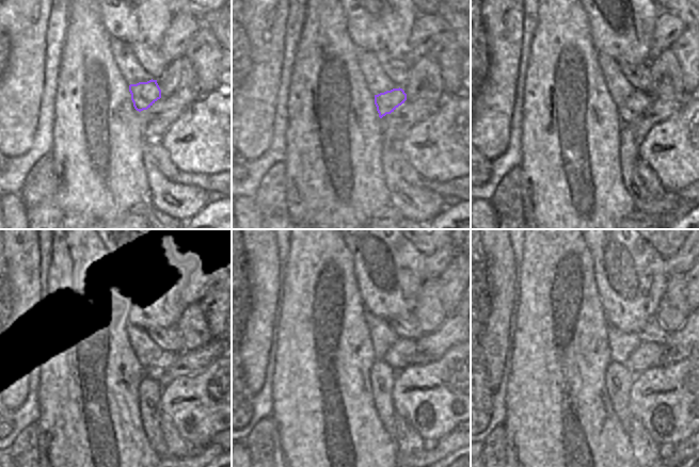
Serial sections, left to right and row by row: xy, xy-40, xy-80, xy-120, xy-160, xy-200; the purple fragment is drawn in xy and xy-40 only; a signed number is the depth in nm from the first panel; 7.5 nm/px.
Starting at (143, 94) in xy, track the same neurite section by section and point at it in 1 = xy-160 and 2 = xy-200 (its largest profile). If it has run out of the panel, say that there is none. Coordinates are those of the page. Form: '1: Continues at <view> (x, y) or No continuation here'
1: Continues at xy-160 (399, 355)
2: Continues at xy-200 (648, 354).

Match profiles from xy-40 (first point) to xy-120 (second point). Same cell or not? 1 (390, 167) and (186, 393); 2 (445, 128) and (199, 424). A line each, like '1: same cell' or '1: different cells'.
1: different cells
2: same cell

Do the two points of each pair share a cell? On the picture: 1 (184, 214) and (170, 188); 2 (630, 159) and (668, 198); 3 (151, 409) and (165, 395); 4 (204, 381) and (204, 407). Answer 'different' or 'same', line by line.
1: same
2: same
3: different
4: same

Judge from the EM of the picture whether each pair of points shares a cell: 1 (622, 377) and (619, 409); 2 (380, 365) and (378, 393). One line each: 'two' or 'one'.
1: one
2: one

